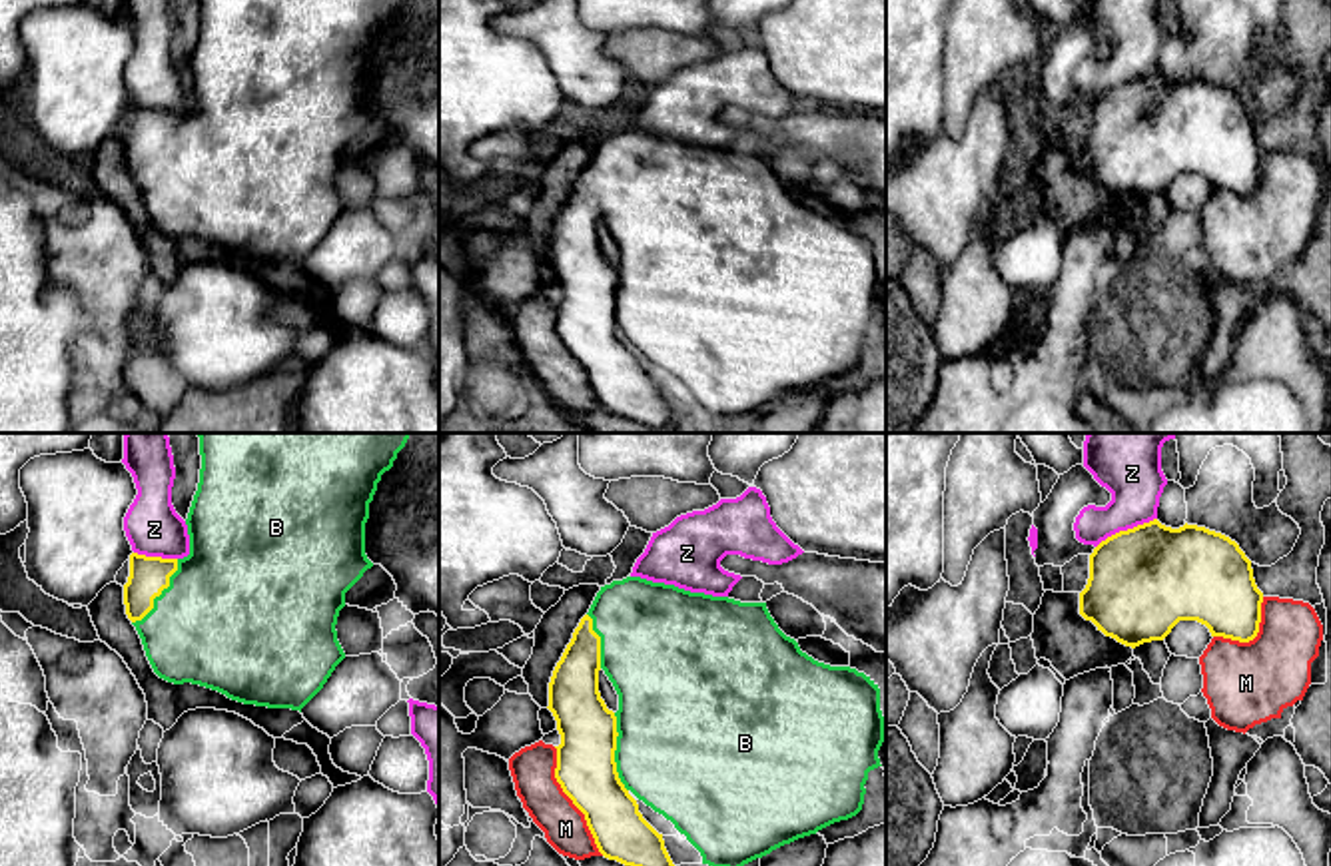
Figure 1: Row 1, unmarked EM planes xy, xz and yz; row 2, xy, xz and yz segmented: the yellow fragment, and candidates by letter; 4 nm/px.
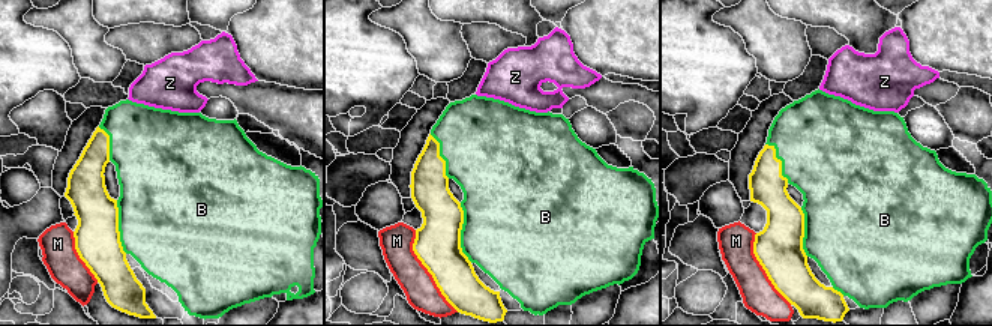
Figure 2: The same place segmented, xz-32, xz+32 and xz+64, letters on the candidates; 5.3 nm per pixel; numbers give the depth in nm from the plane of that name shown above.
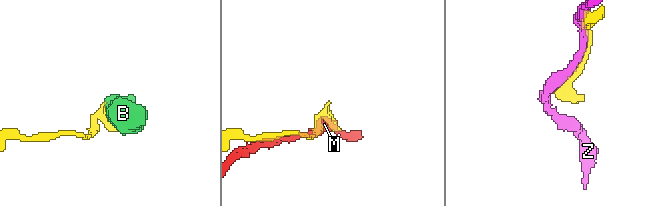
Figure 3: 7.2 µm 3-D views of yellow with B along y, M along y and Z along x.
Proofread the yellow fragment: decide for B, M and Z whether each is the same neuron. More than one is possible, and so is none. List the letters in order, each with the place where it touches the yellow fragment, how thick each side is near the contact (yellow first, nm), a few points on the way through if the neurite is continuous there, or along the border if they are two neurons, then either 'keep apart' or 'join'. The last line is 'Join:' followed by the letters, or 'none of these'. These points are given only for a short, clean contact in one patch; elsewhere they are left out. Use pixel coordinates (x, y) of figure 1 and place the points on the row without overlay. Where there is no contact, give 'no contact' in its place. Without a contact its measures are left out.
B: contact xz (613, 306); calibres 240 and 480 nm; join
M: contact xz (571, 352); calibres 240 and 180 nm; keep apart
Z: contact yz (1128, 82); calibres 440 and 240 nm; keep apart
Join: B

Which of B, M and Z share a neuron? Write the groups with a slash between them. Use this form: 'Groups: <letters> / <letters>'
Groups: B / M / Z

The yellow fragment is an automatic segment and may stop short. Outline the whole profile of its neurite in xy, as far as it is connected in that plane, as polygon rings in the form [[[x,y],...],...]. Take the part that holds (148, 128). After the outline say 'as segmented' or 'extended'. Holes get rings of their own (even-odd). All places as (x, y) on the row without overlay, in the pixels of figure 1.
[[[200,0],[202,22],[186,78],[190,108],[132,106],[124,138],[126,168],[154,225],[174,237],[200,237],[231,253],[299,263],[345,212],[337,170],[345,146],[373,116],[365,108],[369,56],[403,0]]] | extended

